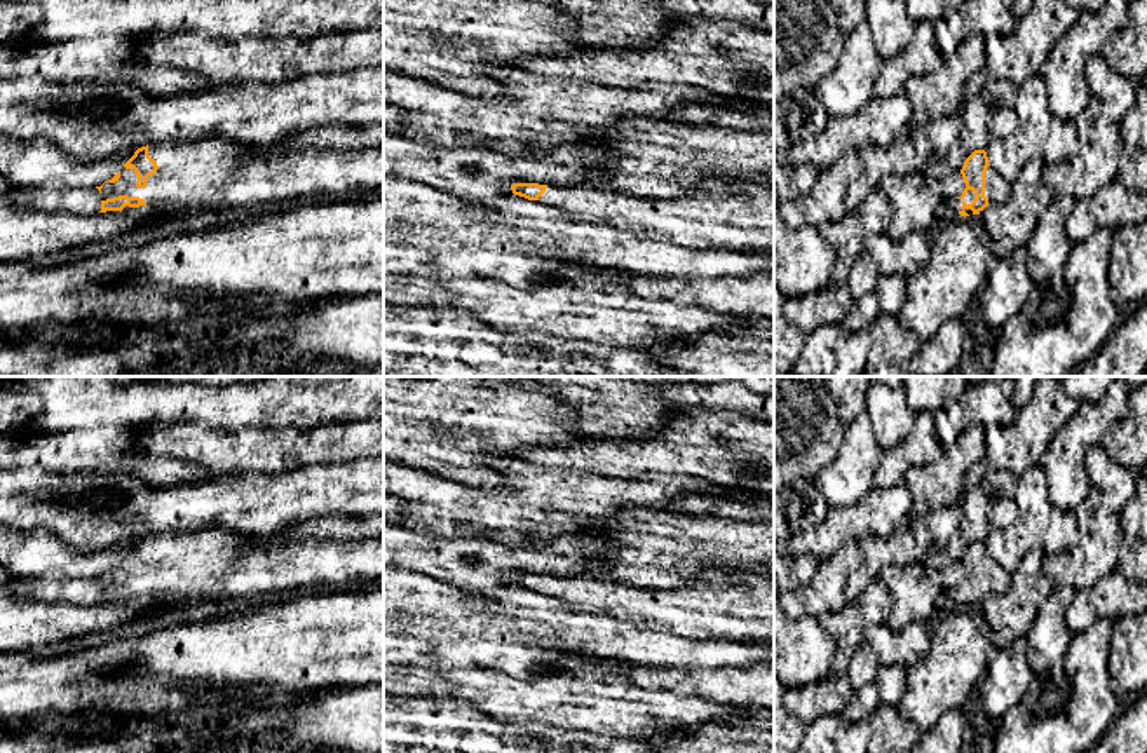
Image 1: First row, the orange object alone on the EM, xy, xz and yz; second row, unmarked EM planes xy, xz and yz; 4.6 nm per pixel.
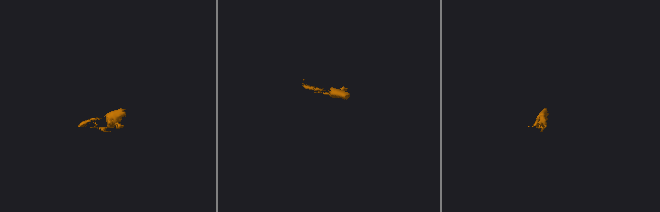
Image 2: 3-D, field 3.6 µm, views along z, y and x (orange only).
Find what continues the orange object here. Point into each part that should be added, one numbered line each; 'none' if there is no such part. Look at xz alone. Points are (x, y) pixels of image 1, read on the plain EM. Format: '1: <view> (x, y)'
1: xz (717, 603)

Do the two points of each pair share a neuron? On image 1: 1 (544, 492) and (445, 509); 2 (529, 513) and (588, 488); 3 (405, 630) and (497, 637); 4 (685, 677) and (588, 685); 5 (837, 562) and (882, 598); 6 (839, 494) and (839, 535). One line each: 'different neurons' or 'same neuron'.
1: same neuron
2: same neuron
3: same neuron
4: different neurons
5: different neurons
6: different neurons

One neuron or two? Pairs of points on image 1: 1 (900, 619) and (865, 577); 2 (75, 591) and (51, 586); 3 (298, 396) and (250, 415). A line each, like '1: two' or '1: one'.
1: two
2: one
3: one

